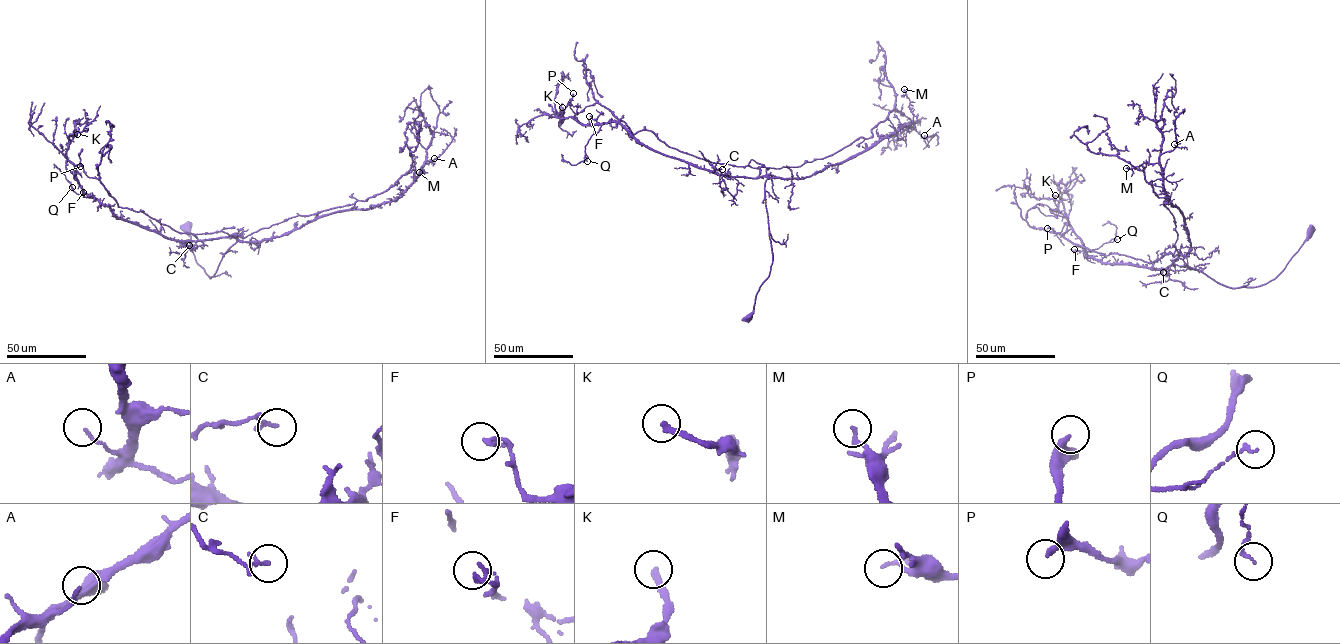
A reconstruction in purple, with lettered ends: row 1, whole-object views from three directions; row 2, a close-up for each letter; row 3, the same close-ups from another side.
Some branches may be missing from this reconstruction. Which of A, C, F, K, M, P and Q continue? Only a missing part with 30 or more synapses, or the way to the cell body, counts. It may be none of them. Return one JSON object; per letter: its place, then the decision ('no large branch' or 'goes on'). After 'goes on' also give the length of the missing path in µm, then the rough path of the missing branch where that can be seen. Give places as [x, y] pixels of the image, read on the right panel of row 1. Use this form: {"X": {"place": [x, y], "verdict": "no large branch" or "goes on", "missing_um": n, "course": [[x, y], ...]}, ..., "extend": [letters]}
{"A": {"place": [1174, 144], "verdict": "no large branch"}, "C": {"place": [1163, 272], "verdict": "no large branch"}, "F": {"place": [1074, 249], "verdict": "no large branch"}, "K": {"place": [1055, 195], "verdict": "no large branch"}, "M": {"place": [1126, 168], "verdict": "no large branch"}, "P": {"place": [1047, 228], "verdict": "no large branch"}, "Q": {"place": [1117, 239], "verdict": "no large branch"}, "extend": []}

